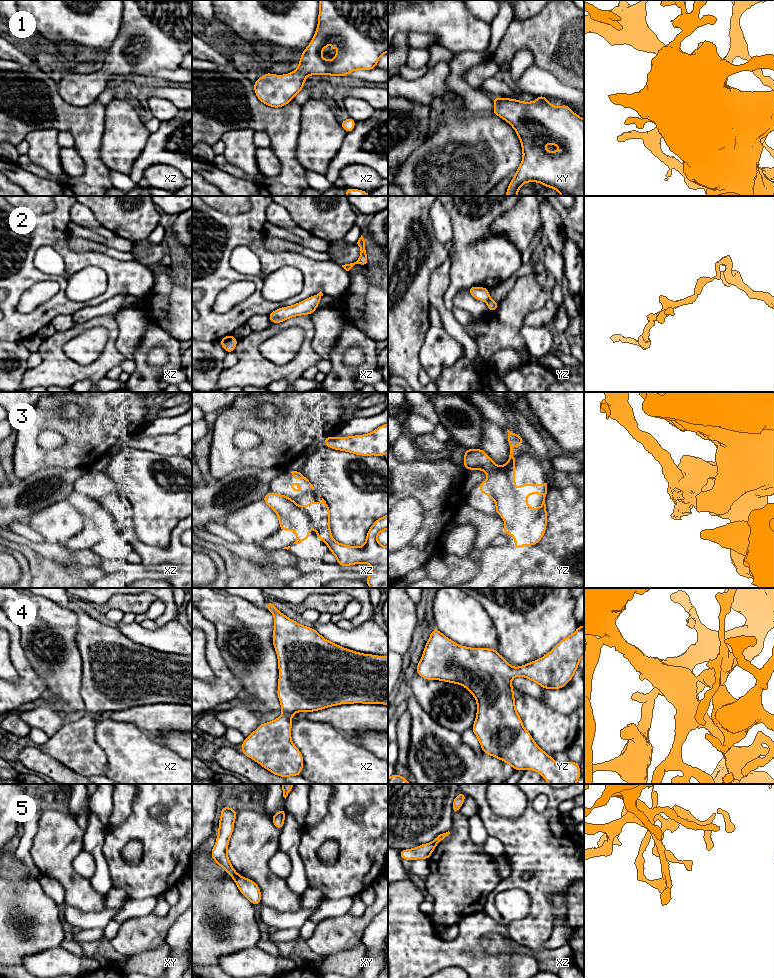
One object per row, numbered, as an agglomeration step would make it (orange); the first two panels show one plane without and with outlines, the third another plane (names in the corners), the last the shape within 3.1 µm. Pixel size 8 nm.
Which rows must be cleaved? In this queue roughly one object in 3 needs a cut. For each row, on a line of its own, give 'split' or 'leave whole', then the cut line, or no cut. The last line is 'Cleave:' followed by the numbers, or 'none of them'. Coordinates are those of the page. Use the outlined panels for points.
1: leave whole | no cut
2: split | yz (489, 297), (486, 301)
3: split | yz (496, 466), (510, 485), (499, 513)
4: leave whole | no cut
5: split | xy (239, 875), (235, 881)
Cleave: 2, 3, 5

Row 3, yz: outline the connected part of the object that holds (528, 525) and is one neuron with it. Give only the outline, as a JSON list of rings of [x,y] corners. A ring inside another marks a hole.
[[[507,429],[508,430],[508,429]],[[508,430],[508,444],[510,455],[504,466],[497,466],[499,471],[510,483],[509,495],[503,497],[502,510],[499,513],[506,522],[503,533],[510,534],[515,538],[515,550],[520,550],[522,545],[536,545],[544,536],[547,527],[547,511],[545,497],[547,483],[544,484],[520,484],[519,493],[515,493],[515,458],[513,447],[521,446],[525,441],[522,436]],[[528,494],[542,494],[543,501],[538,509],[527,505]]]

